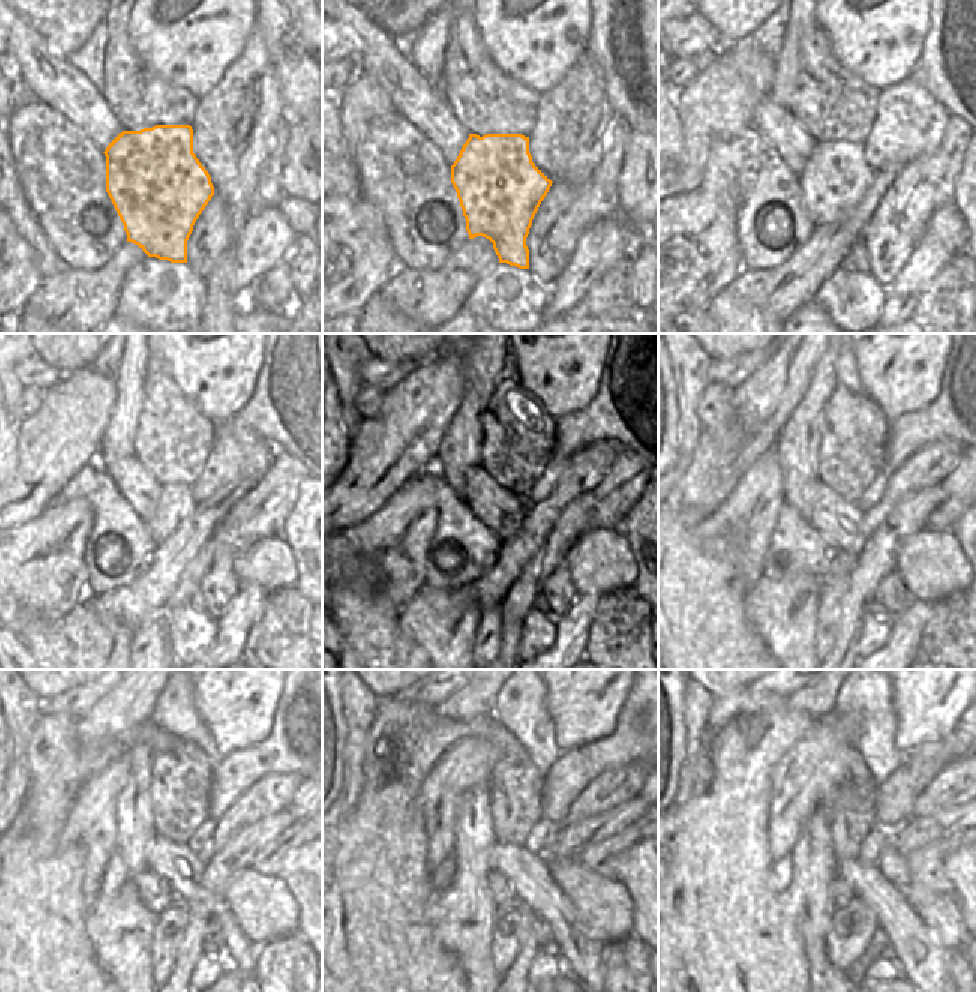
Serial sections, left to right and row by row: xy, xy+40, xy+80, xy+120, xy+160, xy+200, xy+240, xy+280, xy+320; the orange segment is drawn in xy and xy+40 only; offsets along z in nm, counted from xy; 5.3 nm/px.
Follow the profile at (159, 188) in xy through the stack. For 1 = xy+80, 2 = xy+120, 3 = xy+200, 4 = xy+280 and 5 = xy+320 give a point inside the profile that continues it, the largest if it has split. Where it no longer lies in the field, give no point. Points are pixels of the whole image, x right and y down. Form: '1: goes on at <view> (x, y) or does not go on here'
1: goes on at xy+80 (835, 177)
2: goes on at xy+120 (176, 503)
3: goes on at xy+200 (876, 608)
4: goes on at xy+280 (549, 949)
5: goes on at xy+320 (888, 953)

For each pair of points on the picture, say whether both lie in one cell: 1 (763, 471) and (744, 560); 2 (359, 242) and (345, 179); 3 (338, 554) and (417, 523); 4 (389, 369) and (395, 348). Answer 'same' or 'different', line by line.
1: same
2: different
3: different
4: different

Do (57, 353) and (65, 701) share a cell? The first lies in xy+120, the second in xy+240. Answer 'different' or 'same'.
different

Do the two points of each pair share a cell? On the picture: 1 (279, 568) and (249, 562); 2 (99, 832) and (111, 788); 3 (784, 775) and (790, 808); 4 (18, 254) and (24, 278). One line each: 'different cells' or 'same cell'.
1: same cell
2: same cell
3: same cell
4: same cell

